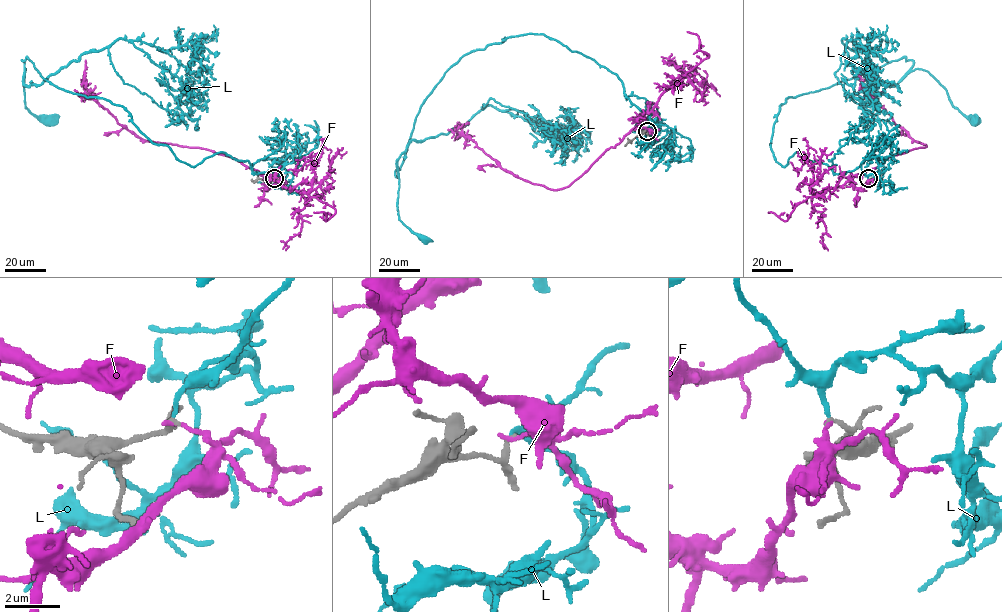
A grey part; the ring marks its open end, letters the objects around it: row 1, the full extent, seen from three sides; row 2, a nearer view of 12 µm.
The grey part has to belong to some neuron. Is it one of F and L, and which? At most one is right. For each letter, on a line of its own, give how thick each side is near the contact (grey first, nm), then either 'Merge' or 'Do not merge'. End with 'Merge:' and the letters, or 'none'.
F: Thickness 130 nm (grey) against 130 nm. Do not merge
L: Thickness 130 nm (grey) against 140 nm. Merge
Merge: L

